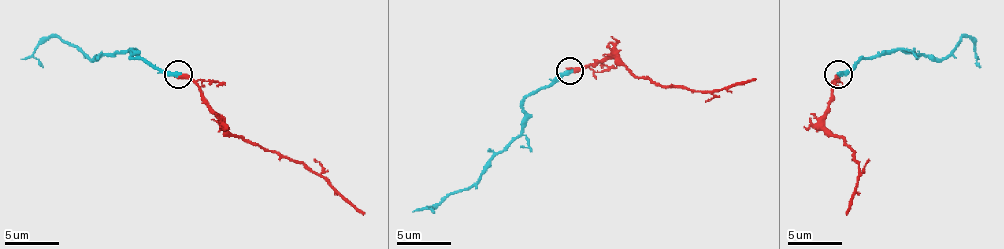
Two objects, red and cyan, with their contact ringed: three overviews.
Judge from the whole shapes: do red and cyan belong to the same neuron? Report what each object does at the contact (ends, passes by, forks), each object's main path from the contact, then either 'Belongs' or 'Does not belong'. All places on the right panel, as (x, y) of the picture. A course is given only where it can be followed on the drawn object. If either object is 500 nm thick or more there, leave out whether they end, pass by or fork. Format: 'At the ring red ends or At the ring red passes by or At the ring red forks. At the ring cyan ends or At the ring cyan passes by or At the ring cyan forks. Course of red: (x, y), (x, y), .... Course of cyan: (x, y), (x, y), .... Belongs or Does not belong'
At the ring red ends. At the ring cyan ends. Course of red: (837, 75), (824, 124), (845, 143), (859, 165), (859, 179), (845, 214). Course of cyan: (837, 75), (845, 75), (870, 55), (900, 50), (944, 58), (963, 36), (974, 44), (974, 55), (980, 66). Does not belong

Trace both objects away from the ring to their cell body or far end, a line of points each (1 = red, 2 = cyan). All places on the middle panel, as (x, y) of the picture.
1: (569, 70), (613, 56), (640, 78), (698, 92), (717, 92), (755, 78)
2: (569, 70), (522, 103), (520, 133), (495, 155), (481, 177), (432, 207), (424, 207), (435, 212)

